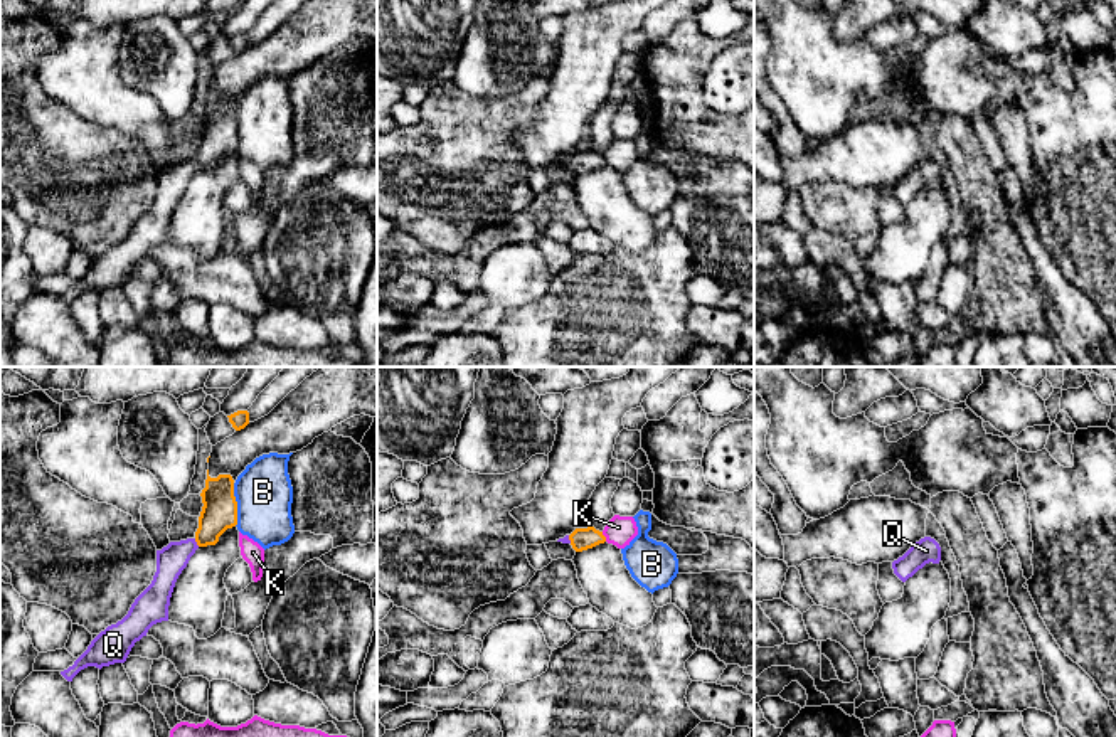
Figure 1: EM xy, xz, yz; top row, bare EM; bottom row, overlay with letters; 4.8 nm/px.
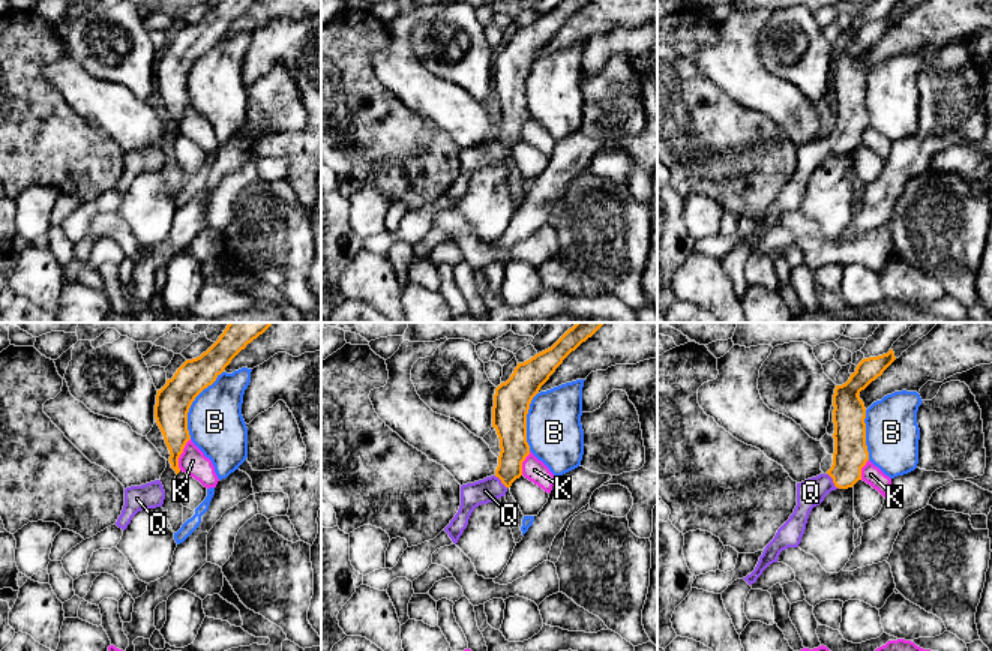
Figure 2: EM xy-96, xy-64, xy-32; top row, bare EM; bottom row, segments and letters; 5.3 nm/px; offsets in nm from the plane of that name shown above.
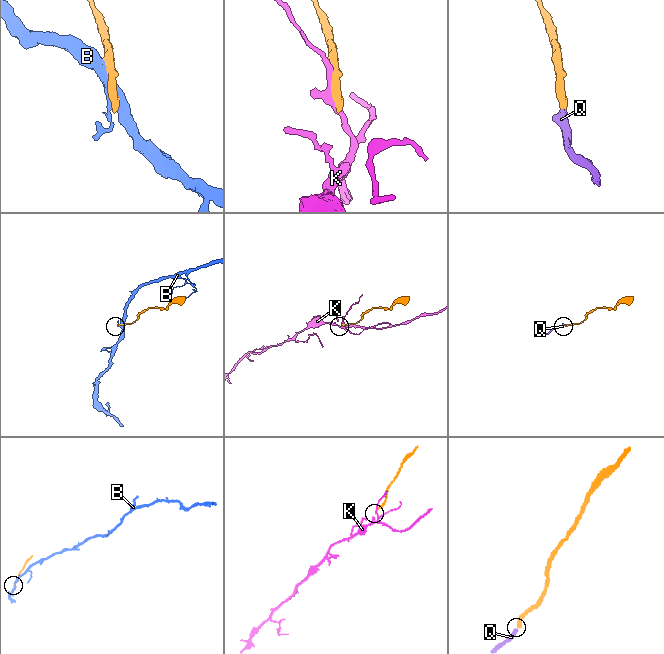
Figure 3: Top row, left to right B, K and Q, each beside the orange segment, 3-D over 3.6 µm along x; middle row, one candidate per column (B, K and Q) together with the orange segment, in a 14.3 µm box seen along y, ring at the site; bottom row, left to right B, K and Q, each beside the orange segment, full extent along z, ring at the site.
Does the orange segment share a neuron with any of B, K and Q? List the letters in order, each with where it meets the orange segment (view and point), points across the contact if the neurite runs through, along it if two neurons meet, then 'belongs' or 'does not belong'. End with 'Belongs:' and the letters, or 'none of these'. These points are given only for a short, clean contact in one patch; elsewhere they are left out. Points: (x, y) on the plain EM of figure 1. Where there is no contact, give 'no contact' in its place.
B: xy (236, 128) | does not belong
K: xz (605, 160) | does not belong
Q: xy (196, 164) | across xy (219, 135), (196, 164), (170, 184) | belongs
Belongs: Q

